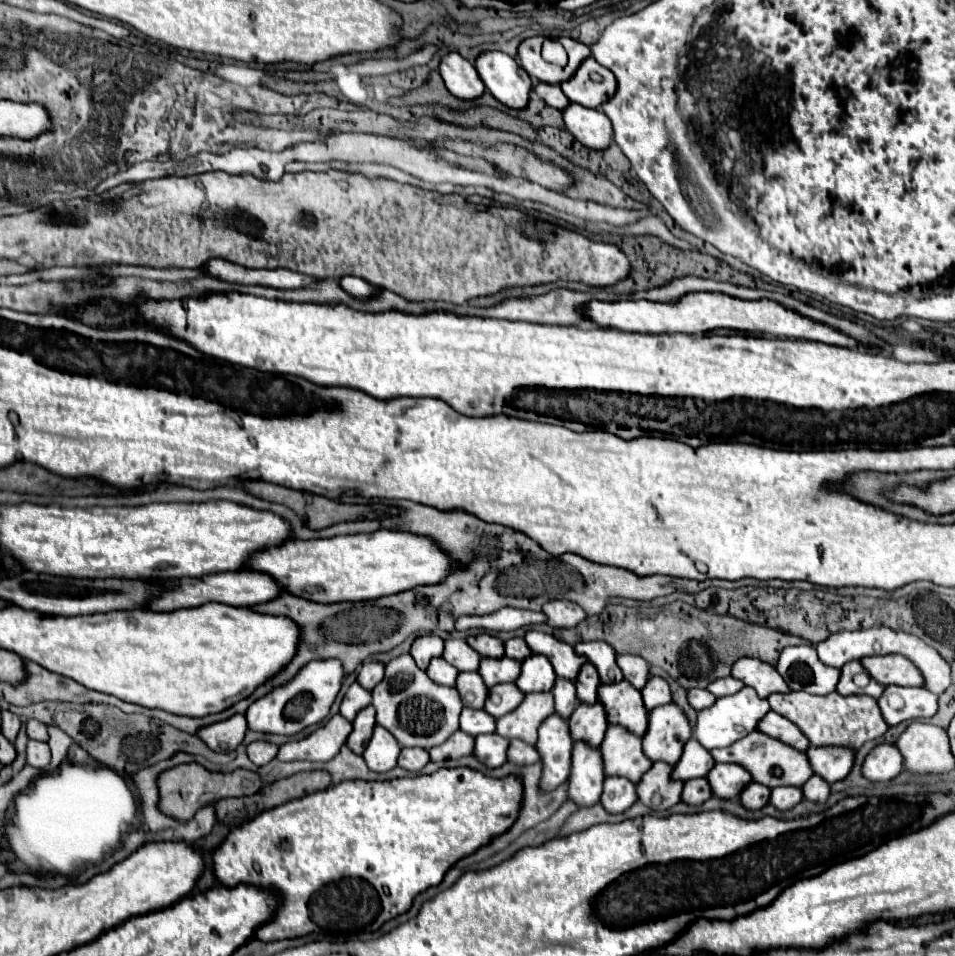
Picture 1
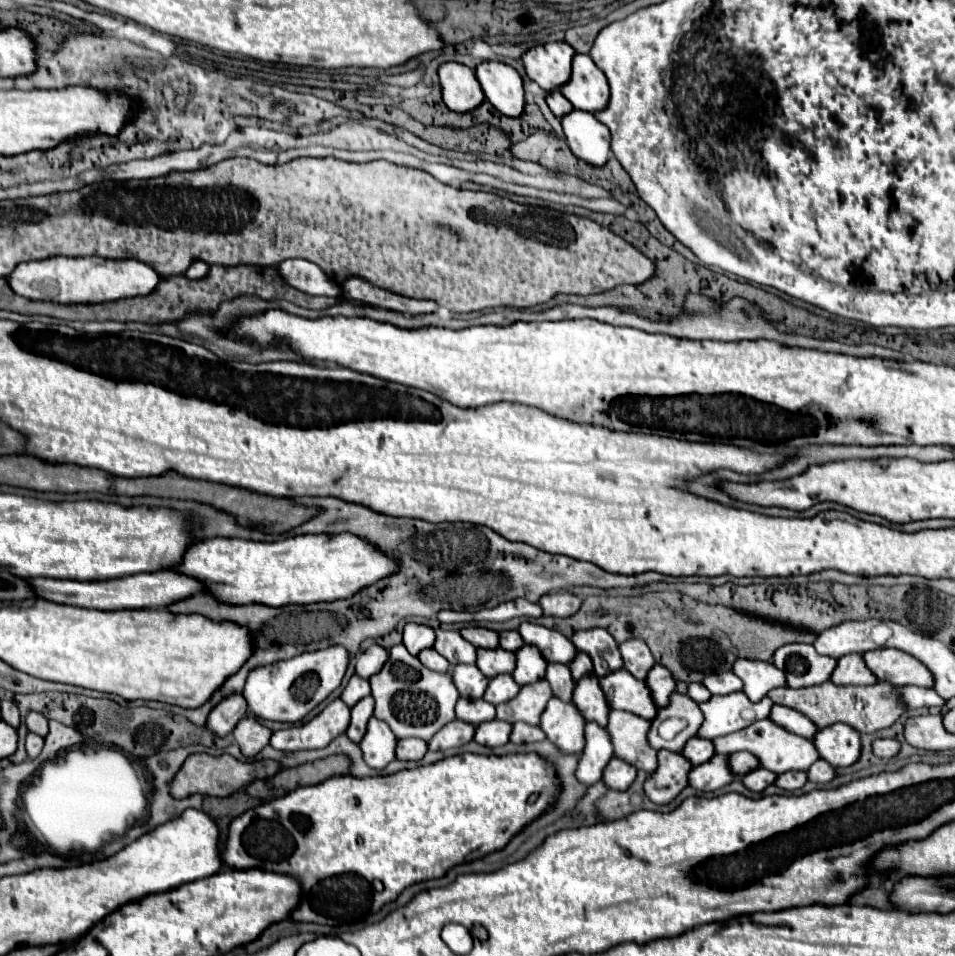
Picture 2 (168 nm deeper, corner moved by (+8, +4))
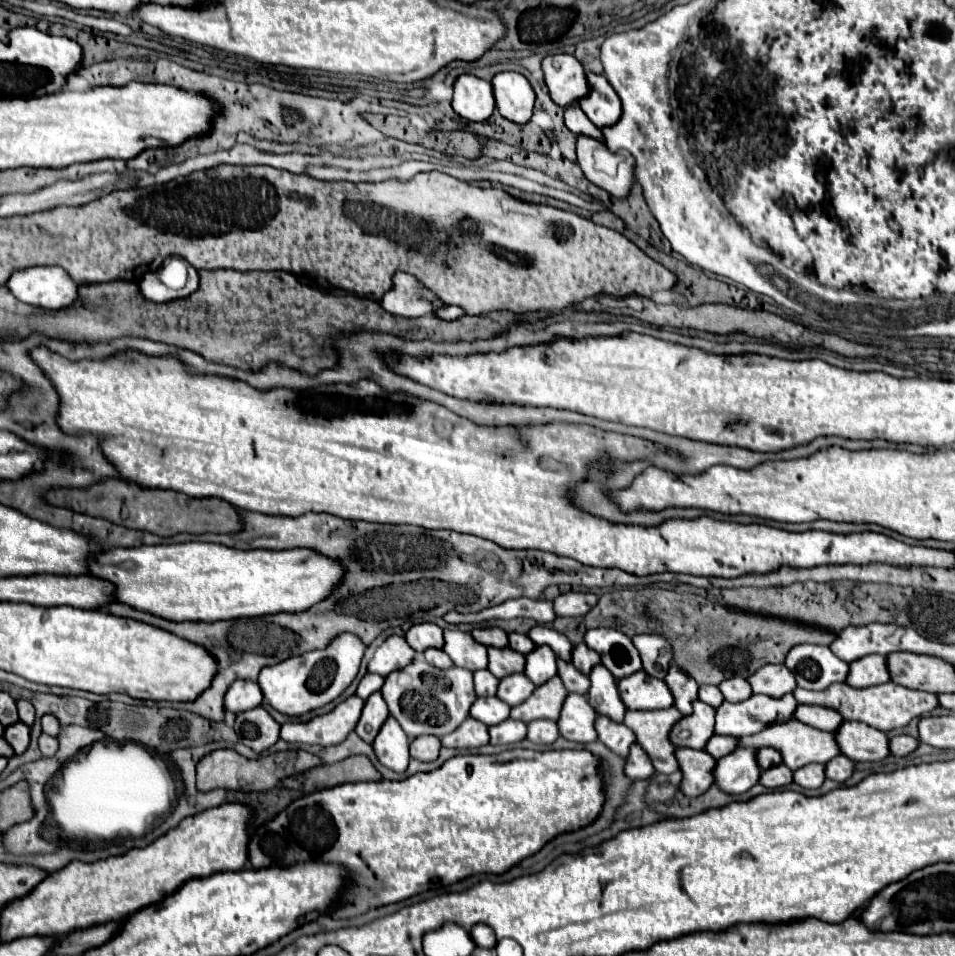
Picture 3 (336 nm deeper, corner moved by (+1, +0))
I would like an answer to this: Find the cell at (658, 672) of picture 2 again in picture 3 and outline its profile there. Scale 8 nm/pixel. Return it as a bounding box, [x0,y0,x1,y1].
[665,663,697,715]

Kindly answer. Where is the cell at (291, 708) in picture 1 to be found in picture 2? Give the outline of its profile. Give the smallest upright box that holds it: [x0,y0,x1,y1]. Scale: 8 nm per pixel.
[242,645,348,723]

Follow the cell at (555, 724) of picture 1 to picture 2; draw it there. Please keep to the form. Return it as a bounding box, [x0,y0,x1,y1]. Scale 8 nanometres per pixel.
[540,697,582,755]

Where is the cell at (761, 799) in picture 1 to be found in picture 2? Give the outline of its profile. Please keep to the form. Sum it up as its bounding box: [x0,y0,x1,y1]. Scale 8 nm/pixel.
[742,767,776,793]

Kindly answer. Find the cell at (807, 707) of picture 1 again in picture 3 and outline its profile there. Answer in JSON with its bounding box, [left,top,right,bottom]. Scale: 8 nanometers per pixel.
[793,681,939,731]

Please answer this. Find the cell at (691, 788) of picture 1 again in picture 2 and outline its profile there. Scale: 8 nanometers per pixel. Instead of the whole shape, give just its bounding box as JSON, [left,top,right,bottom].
[688,755,734,791]

